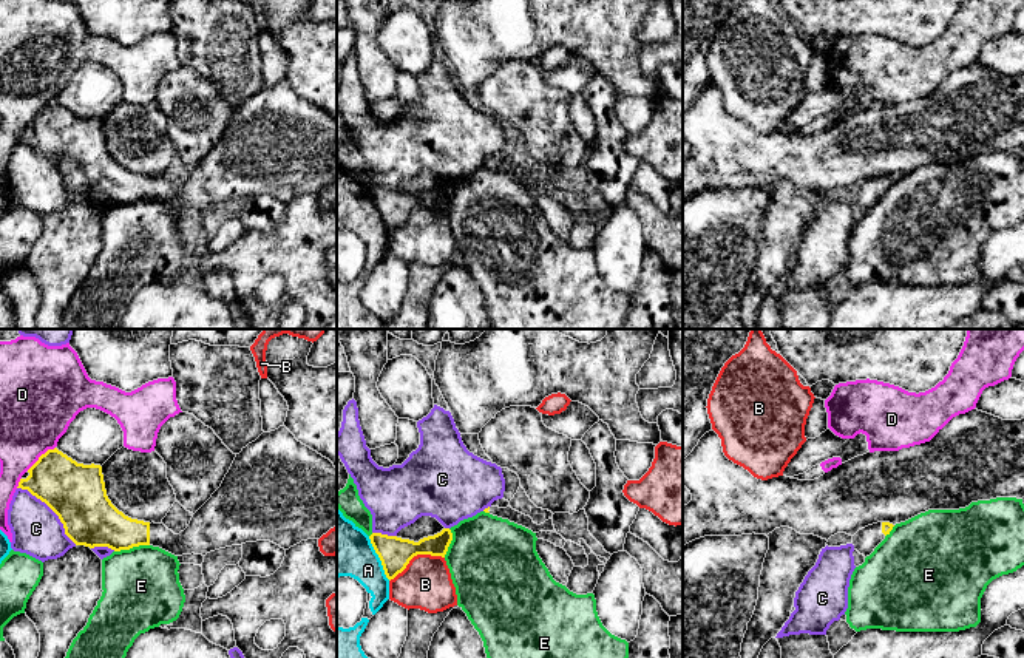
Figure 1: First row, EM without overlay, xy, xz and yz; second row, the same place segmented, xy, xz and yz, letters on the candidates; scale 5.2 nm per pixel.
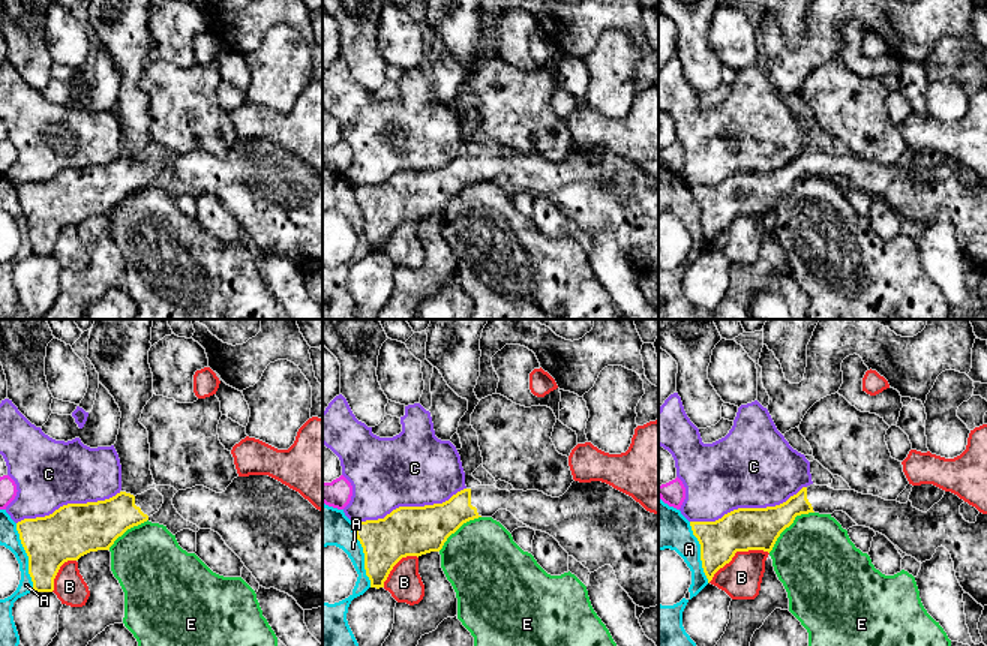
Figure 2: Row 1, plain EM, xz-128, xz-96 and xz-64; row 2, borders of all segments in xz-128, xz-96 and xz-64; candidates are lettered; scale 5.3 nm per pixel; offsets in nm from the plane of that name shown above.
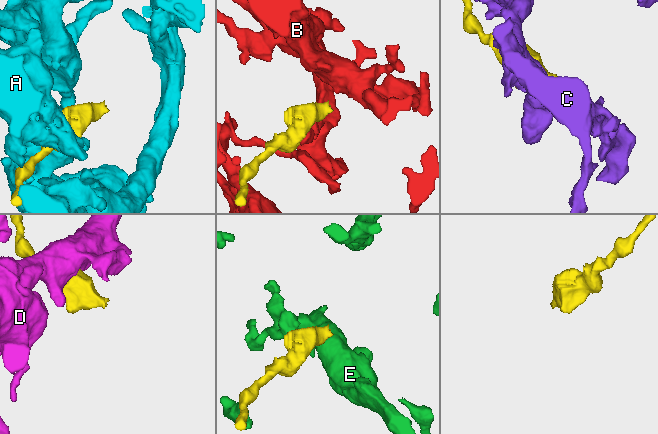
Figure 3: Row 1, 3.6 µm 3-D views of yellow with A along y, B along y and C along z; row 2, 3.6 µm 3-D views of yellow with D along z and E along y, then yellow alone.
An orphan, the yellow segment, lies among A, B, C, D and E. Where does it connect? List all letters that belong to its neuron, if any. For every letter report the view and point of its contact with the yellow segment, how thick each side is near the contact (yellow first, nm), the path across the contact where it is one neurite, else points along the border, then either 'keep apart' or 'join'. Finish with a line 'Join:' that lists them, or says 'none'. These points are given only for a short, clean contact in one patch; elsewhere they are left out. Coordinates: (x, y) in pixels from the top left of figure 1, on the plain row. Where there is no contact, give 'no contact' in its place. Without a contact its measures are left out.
A: contact xz (379, 210); calibres 160 and 300 nm; keep apart
B: contact xz (416, 209); calibres 160 and 260 nm; keep apart
C: contact xy (51, 162); calibres 300 and 260 nm; keep apart
D: contact xy (40, 110); calibres 300 and 380 nm; keep apart
E: contact xy (132, 201); calibres 280 and 400 nm; keep apart
Join: none

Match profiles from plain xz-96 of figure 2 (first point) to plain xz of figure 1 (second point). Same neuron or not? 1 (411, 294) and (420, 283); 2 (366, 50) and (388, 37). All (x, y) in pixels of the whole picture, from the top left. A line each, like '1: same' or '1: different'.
1: same
2: different

